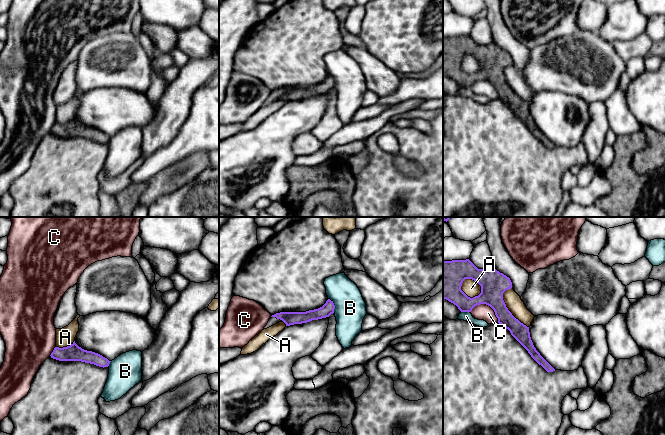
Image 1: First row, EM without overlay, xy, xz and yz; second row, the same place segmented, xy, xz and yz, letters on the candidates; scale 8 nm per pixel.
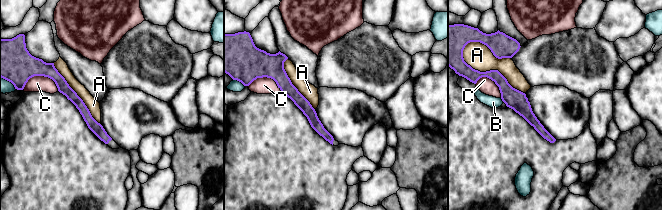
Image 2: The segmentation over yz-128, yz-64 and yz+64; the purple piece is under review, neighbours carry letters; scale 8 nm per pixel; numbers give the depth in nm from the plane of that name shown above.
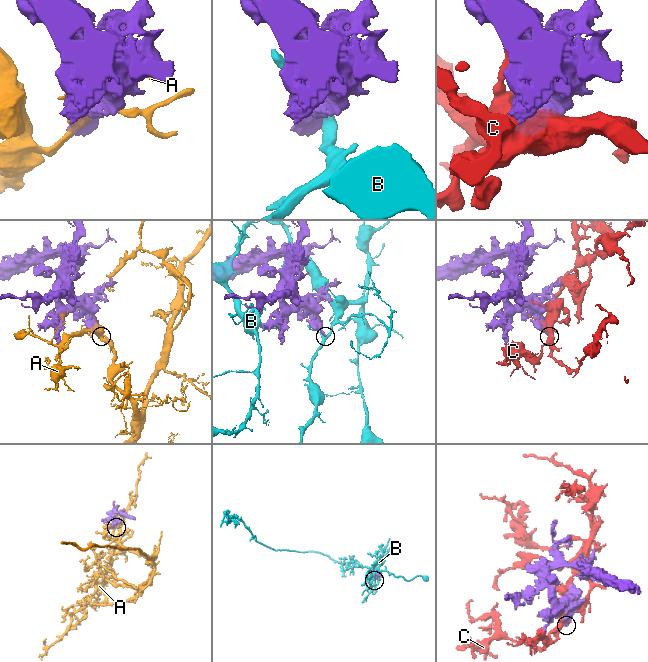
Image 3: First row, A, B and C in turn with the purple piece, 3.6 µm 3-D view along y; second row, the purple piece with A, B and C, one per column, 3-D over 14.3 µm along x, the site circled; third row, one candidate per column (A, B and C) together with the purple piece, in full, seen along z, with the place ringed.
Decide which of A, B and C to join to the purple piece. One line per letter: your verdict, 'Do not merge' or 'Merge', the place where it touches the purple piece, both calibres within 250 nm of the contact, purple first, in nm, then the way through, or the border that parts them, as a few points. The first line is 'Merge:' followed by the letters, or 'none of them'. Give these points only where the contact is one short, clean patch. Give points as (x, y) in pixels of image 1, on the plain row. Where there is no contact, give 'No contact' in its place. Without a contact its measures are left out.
Merge: none of them
A: Do not merge. Touches purple at yz (474, 56). Thickness 300 nm (purple) against 140 nm
B: Do not merge. Touches purple at xz (334, 81). Thickness 100 nm (purple) against 260 nm
C: Do not merge. Touches purple at yz (488, 81). Thickness 220 nm (purple) against 130 nm

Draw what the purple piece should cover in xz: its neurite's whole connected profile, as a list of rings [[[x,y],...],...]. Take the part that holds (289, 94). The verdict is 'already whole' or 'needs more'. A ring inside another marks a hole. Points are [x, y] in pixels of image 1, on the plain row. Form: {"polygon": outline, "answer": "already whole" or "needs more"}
{"polygon": [[[328,75],[326,79],[314,86],[309,86],[306,88],[280,88],[271,92],[267,101],[264,105],[267,105],[279,98],[284,98],[286,102],[294,101],[294,100],[302,100],[307,99],[312,96],[318,96],[322,94],[329,93],[334,89],[335,81],[333,77]]], "answer": "needs more"}

